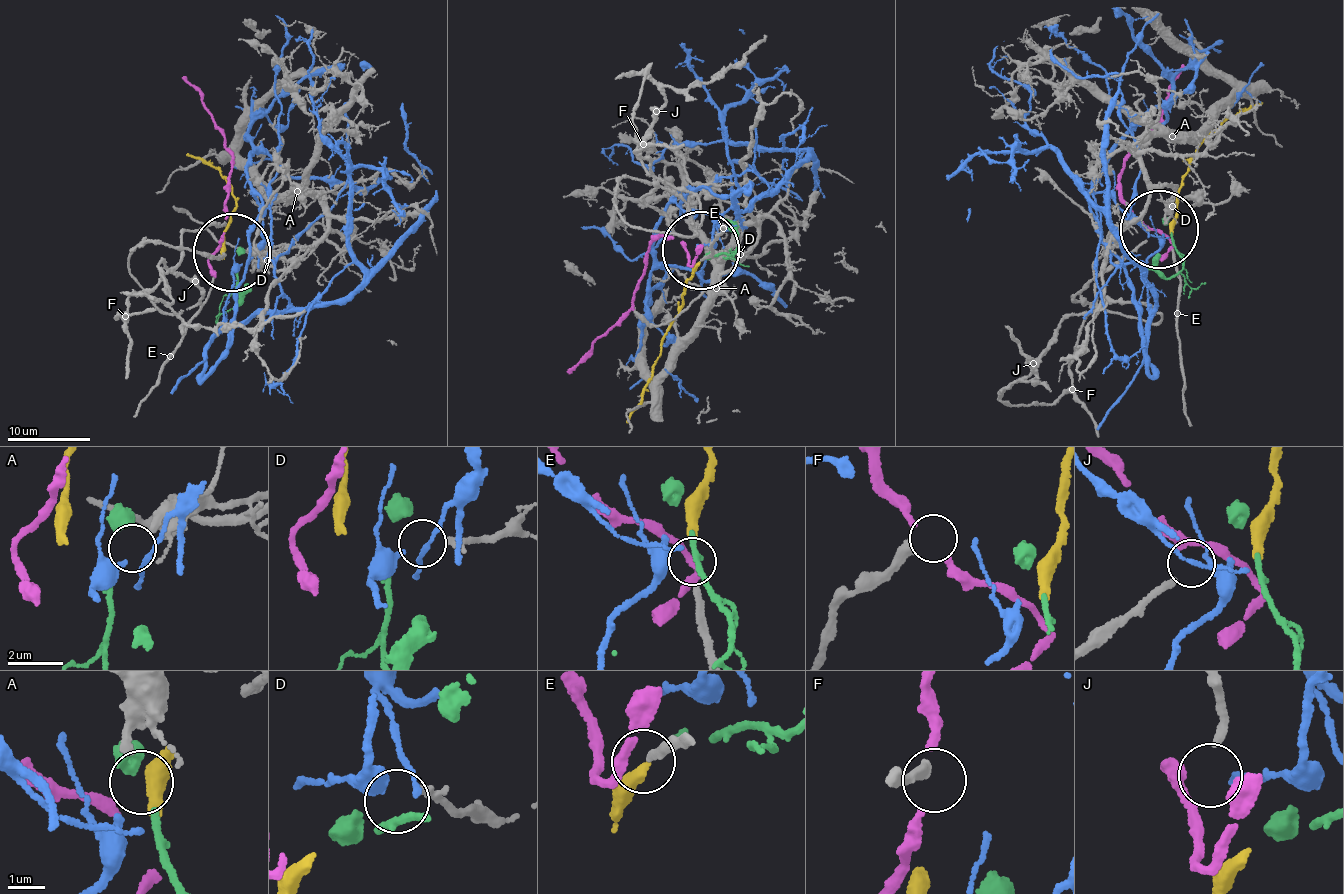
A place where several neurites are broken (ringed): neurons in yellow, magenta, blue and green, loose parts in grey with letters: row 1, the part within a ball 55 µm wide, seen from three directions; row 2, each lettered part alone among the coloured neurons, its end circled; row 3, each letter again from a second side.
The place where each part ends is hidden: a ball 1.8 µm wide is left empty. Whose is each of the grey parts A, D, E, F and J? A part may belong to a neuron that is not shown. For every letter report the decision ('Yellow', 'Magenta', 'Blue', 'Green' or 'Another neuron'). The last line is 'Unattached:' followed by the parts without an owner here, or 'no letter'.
A: Green
D: Blue
E: Another neuron
F: Another neuron
J: Another neuron
Unattached: E, F, J

